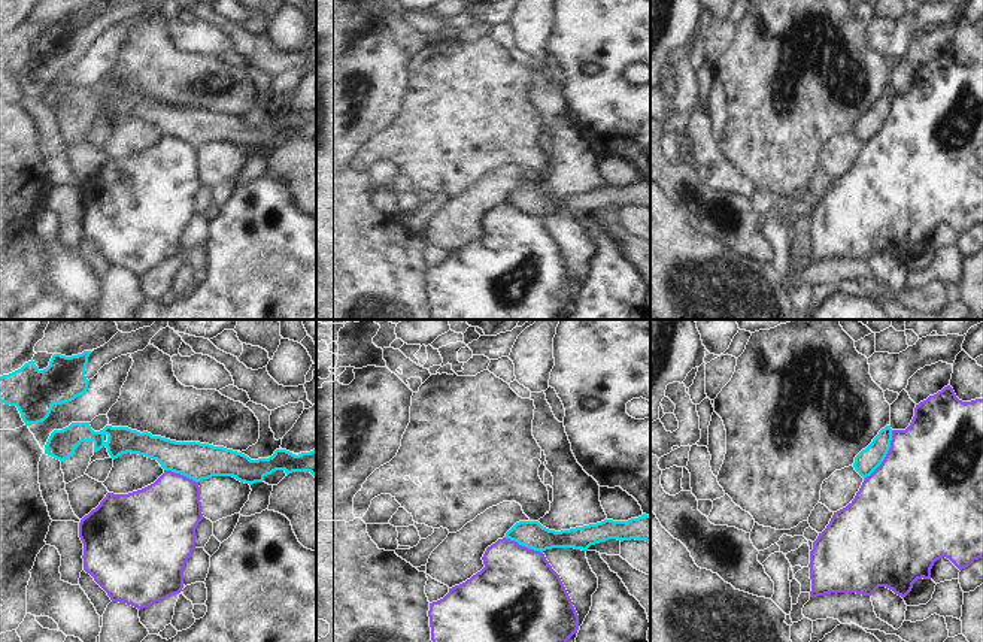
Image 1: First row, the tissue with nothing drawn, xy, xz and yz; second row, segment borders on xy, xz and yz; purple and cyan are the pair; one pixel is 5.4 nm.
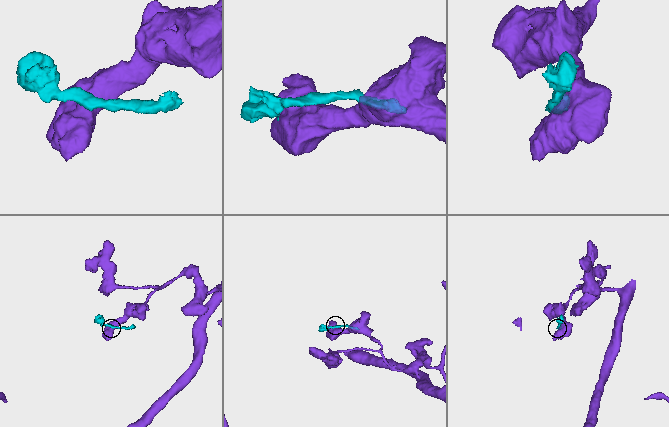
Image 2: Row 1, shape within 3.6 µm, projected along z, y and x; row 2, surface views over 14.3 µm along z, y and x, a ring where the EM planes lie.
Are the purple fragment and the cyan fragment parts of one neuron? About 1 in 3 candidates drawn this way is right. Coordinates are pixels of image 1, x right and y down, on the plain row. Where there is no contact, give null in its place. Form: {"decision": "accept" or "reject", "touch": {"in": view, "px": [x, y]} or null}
{"decision": "reject", "touch": {"in": "yz", "px": [886, 121]}}

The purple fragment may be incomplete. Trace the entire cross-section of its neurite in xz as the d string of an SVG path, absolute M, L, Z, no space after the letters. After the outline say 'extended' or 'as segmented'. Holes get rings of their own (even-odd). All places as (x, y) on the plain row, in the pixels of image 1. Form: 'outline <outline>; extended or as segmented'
outline M503 203L486 214L482 225L485 233L480 237L430 269L434 320L561 320L567 306L579 296L579 281L544 219Z; as segmented

